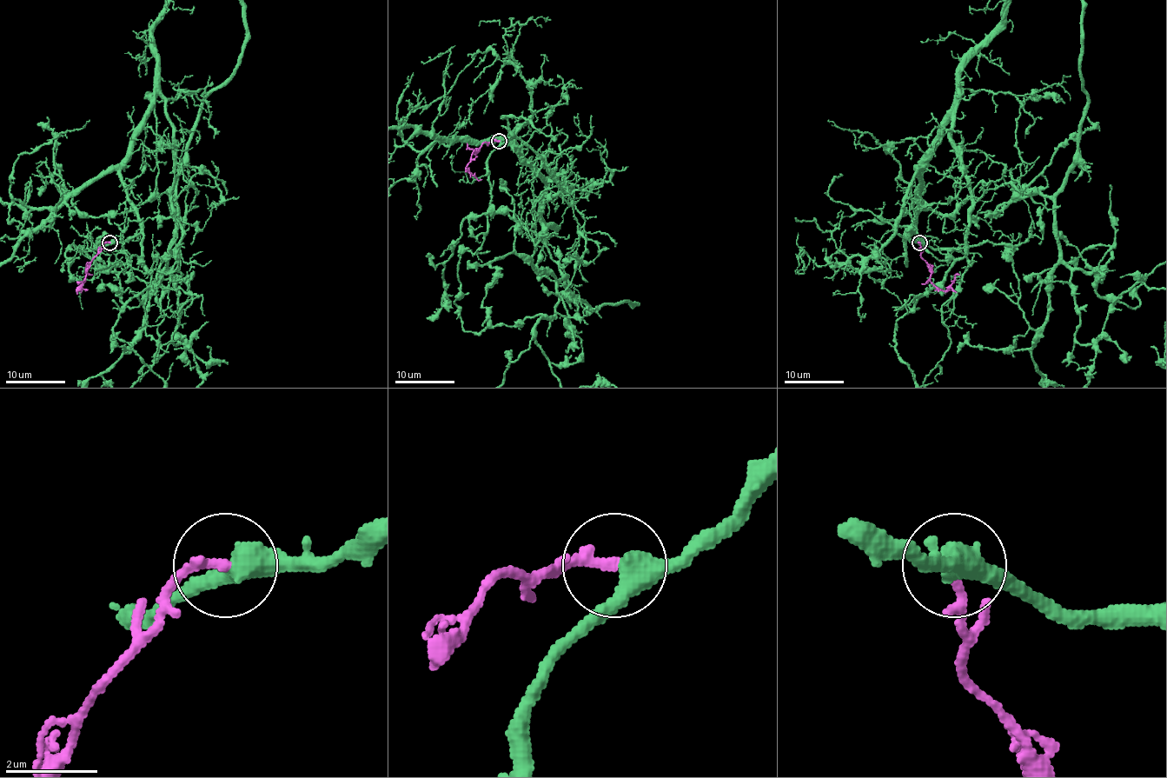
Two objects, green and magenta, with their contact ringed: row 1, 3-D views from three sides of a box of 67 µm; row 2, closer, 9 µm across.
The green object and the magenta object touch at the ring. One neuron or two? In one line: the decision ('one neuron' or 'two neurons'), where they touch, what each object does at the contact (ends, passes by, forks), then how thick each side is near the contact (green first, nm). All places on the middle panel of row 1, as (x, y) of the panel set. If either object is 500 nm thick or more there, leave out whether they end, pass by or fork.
one neuron; place (499, 141); green passes by; magenta ends; calibres 480 and 240 nm

